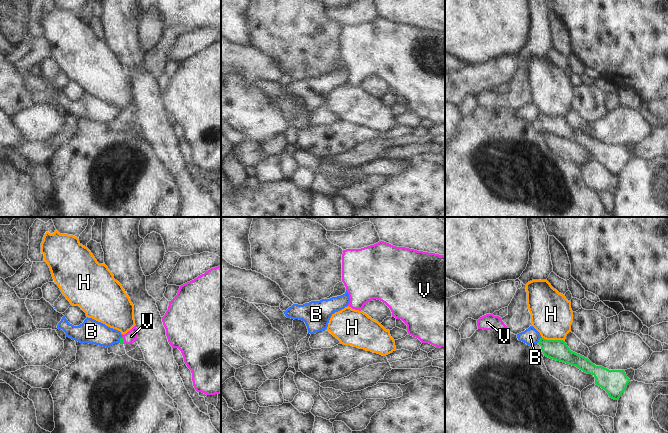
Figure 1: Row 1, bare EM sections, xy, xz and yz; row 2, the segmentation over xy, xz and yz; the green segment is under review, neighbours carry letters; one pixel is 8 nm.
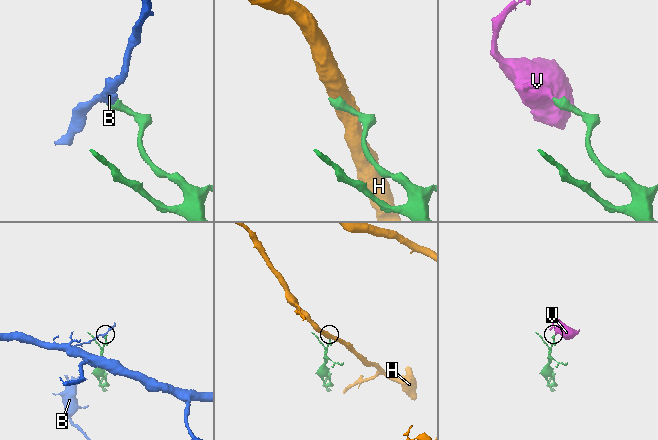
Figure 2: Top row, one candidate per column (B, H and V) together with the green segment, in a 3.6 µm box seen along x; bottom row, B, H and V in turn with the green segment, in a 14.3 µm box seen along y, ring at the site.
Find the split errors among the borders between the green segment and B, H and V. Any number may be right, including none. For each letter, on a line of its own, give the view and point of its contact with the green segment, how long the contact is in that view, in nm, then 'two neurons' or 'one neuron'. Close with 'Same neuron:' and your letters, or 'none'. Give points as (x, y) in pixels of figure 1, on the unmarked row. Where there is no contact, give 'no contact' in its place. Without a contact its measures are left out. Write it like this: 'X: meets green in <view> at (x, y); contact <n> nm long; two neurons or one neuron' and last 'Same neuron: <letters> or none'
B: meets green in yz at (539, 116); contact 60 nm long; two neurons
H: meets green in yz at (553, 116); contact 190 nm long; two neurons
V: meets green in xy at (123, 116); contact 70 nm long; one neuron
Same neuron: V

